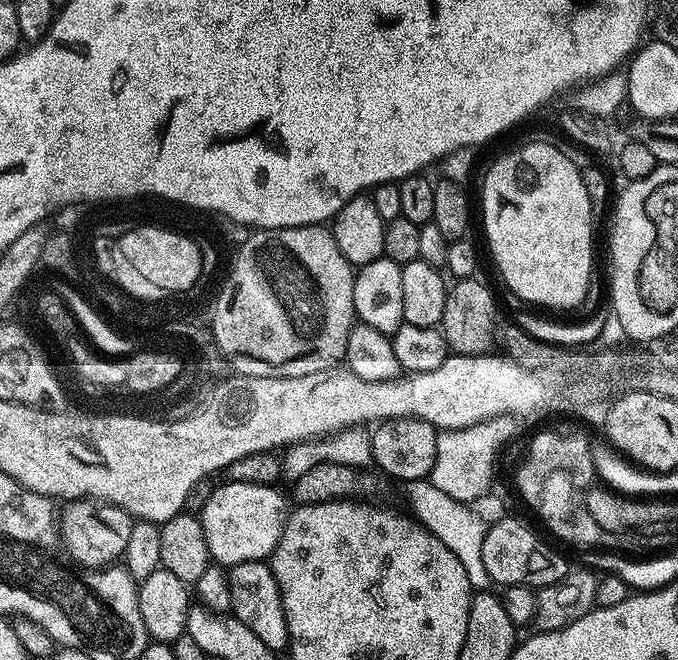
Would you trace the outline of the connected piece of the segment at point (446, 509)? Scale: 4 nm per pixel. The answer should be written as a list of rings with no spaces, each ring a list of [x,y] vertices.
[[[428,478],[407,481],[403,488],[404,496],[408,499],[407,511],[431,536],[438,538],[438,542],[442,542],[446,550],[453,552],[458,562],[462,562],[462,566],[466,569],[466,578],[470,578],[473,589],[487,589],[490,581],[486,574],[486,566],[482,562],[482,538],[486,524],[480,520],[475,509],[460,500],[450,498],[450,494],[438,490],[438,486],[434,486]]]

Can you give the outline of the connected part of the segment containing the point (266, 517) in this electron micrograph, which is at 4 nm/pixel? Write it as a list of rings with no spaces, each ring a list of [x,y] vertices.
[[[228,480],[221,488],[213,487],[204,509],[199,512],[200,525],[206,538],[209,557],[217,565],[231,566],[251,560],[267,561],[278,546],[284,529],[284,500],[271,484],[258,486]]]

